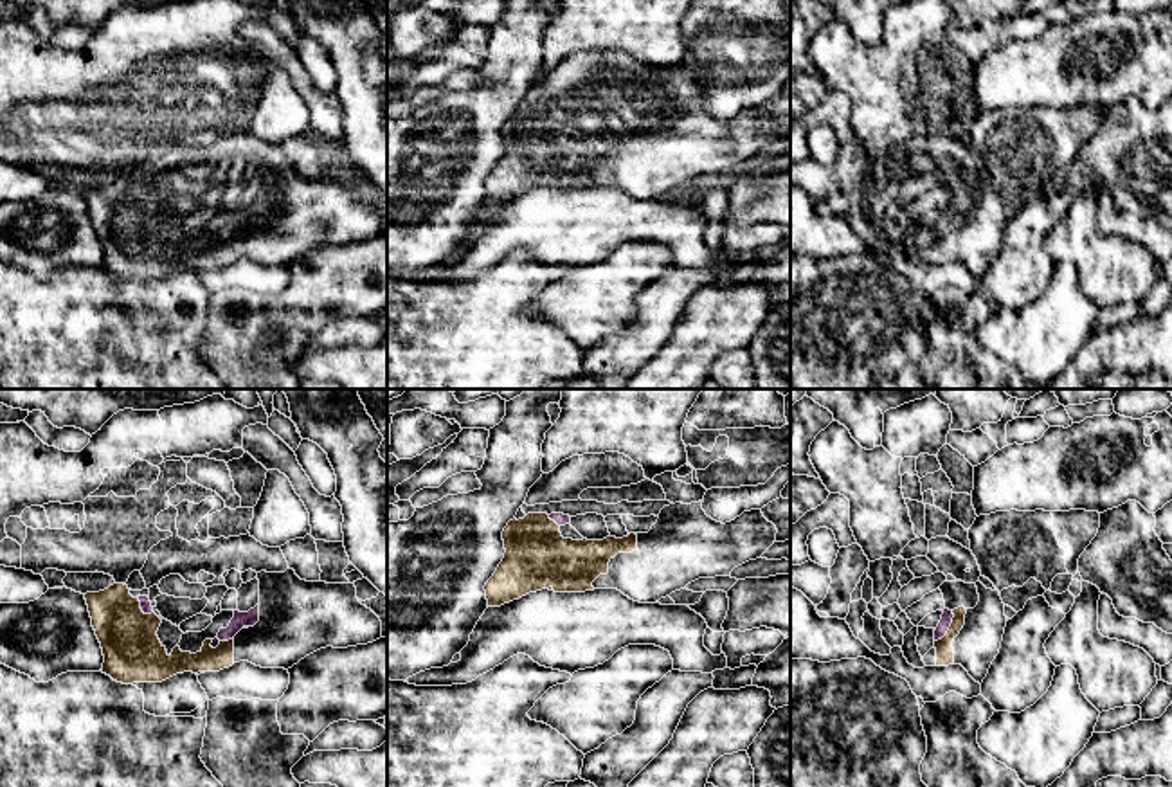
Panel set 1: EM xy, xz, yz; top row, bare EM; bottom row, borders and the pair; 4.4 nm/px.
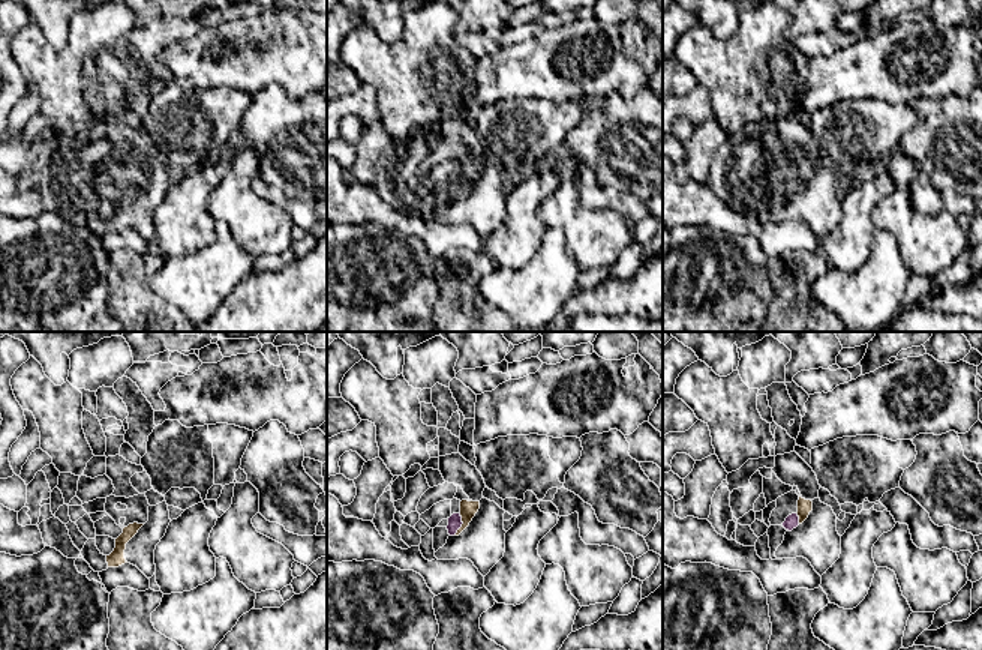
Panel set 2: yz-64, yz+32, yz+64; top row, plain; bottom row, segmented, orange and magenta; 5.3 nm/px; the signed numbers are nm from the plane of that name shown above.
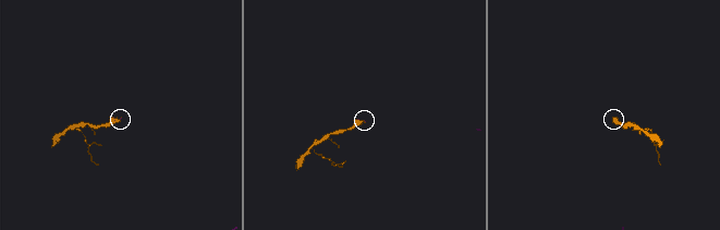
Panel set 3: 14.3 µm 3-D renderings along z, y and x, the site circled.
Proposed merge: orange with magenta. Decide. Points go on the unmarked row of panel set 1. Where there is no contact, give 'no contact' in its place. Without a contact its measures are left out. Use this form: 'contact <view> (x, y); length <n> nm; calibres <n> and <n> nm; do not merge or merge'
contact yz (949, 224); length 170 nm; calibres 80 and 50 nm; merge

